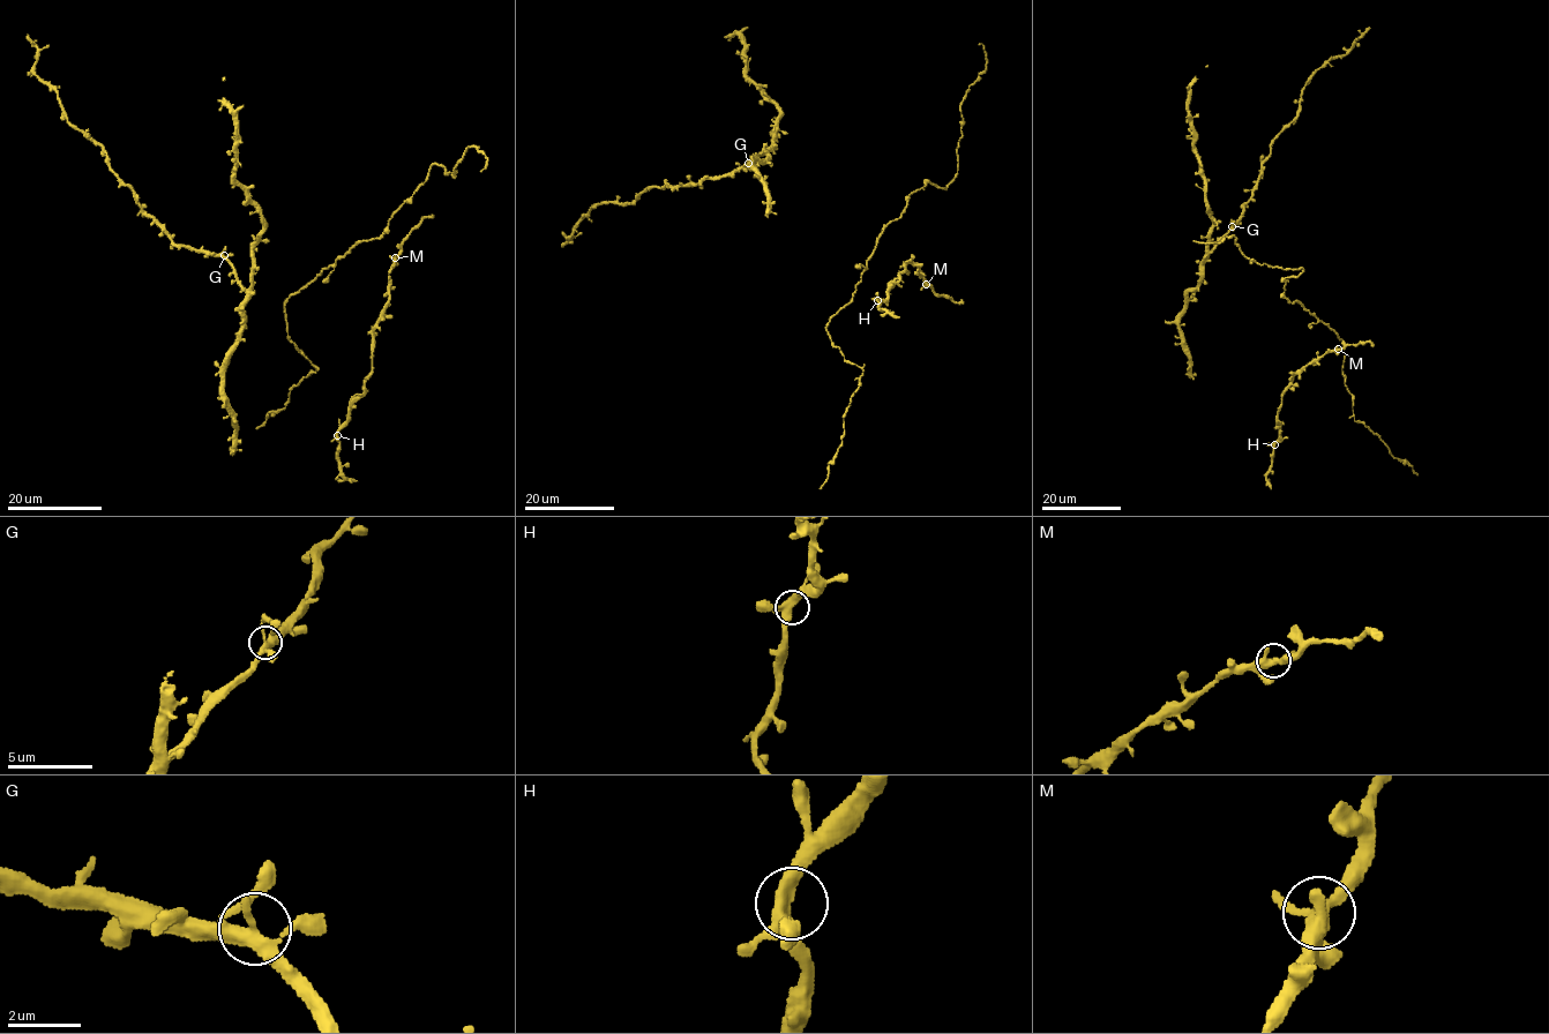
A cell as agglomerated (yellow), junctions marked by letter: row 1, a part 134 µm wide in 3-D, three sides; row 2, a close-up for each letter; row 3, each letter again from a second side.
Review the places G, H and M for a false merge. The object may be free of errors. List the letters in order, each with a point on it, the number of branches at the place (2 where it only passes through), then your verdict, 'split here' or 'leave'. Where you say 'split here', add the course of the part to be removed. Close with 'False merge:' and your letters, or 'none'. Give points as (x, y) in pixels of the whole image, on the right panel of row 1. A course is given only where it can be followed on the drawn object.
G: (1232, 226) | 4 | leave
H: (1274, 444) | 4 | leave
M: (1338, 349) | 4 | leave
False merge: none

